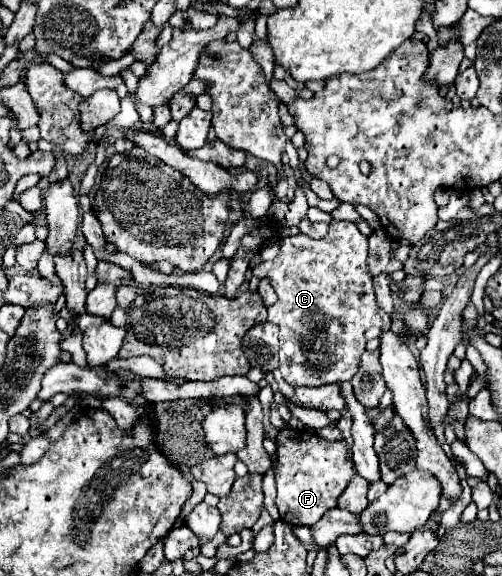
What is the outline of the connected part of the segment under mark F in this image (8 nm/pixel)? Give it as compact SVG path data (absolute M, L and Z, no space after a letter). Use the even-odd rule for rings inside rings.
M284 427L276 437L276 445L278 445L278 449L276 449L276 459L278 459L276 507L280 511L280 519L290 525L314 525L328 509L332 509L336 505L336 499L342 495L344 487L348 487L350 479L354 477L354 461L350 459L348 443L346 441L326 441L312 431Z

